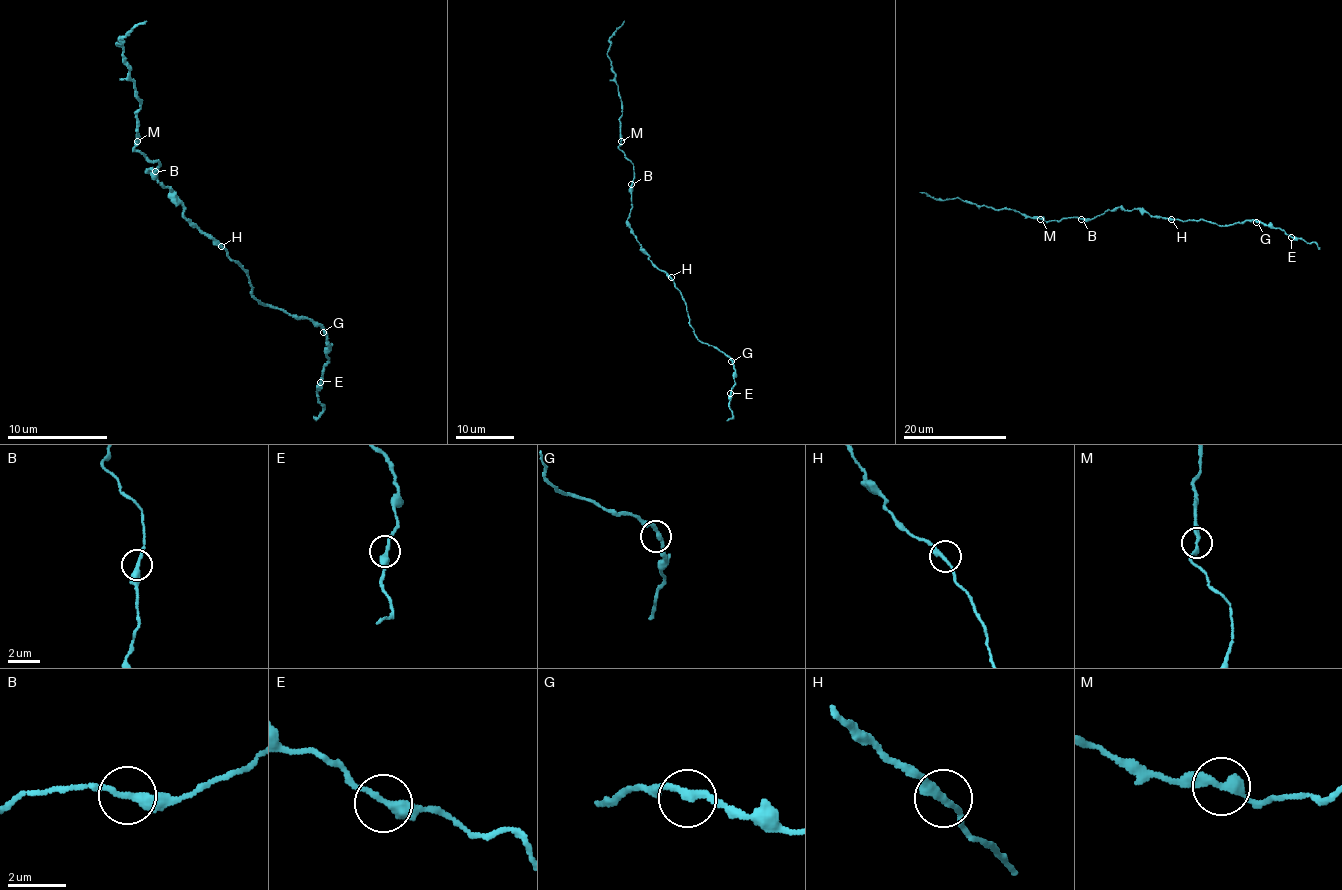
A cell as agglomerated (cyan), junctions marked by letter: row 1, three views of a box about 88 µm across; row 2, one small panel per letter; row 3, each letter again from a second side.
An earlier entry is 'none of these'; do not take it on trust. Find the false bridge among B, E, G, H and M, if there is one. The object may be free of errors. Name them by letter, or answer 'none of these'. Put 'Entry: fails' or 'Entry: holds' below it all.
none of these
Entry: holds

